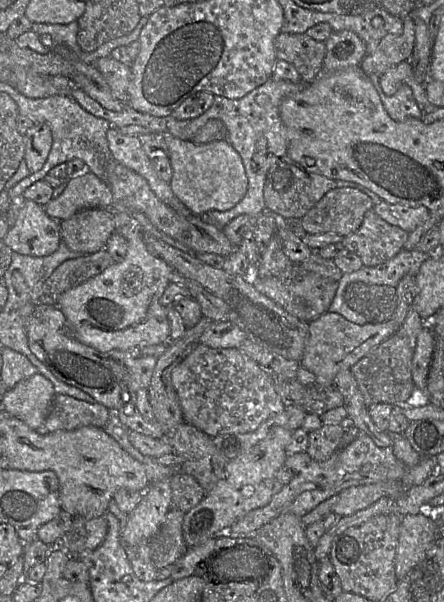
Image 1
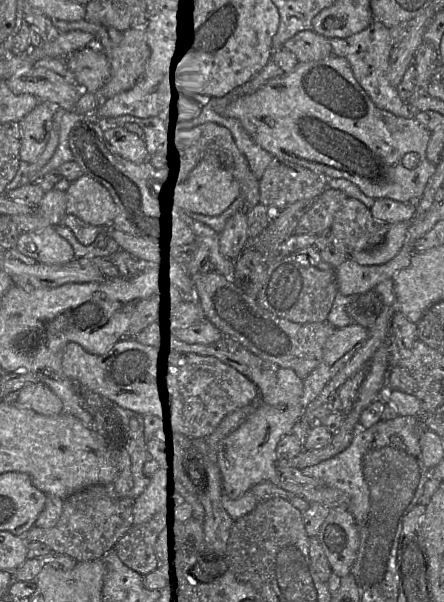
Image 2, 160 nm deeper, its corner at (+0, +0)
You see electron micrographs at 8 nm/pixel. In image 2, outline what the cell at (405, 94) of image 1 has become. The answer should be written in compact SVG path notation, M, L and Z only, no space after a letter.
M373 21L370 25L373 32L364 31L361 35L356 33L347 38L329 39L333 55L345 58L349 62L355 78L378 108L396 116L412 117L415 112L407 102L401 100L397 88L392 86L387 78L390 54L394 47L390 29L381 22Z

